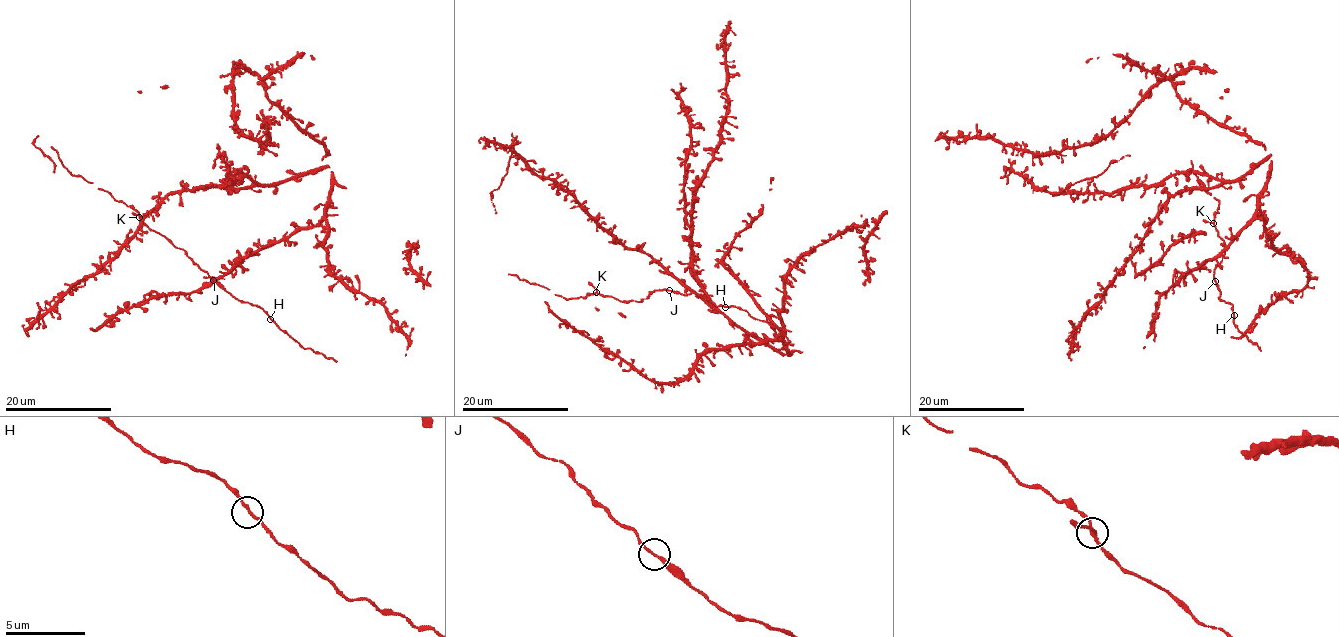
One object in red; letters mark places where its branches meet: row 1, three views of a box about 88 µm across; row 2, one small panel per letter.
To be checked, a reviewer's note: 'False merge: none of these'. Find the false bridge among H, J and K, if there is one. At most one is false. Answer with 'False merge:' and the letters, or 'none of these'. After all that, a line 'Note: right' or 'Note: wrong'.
False merge: none of these
Note: right

